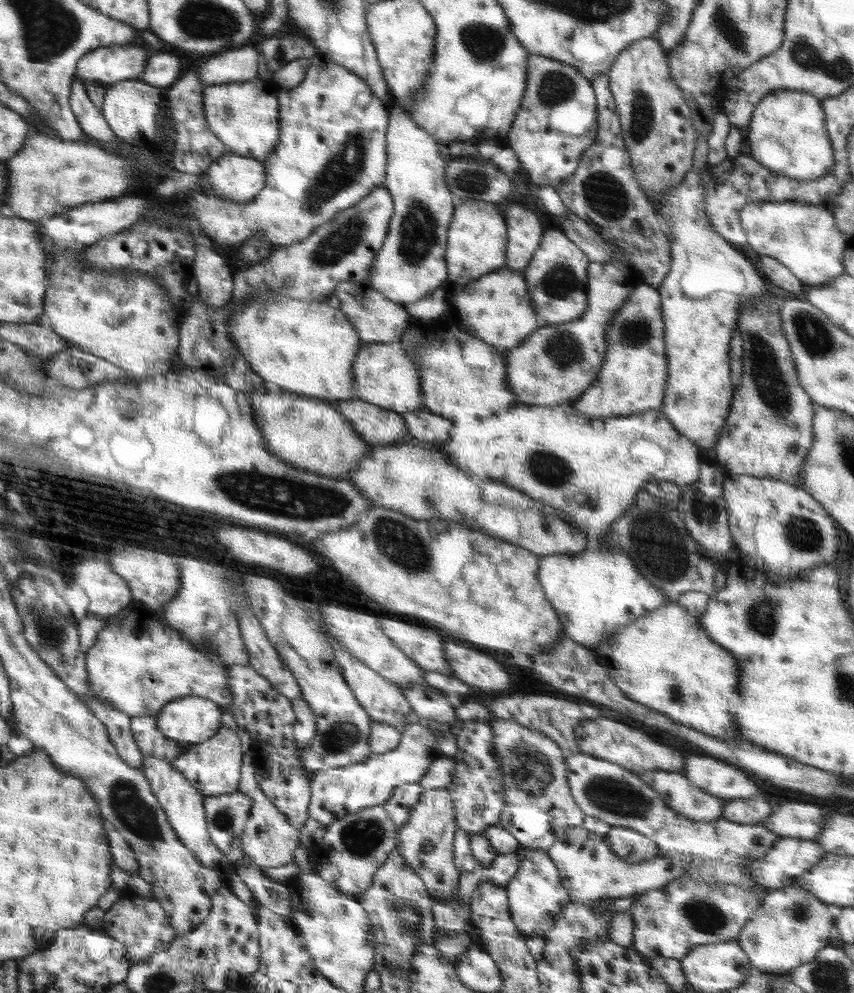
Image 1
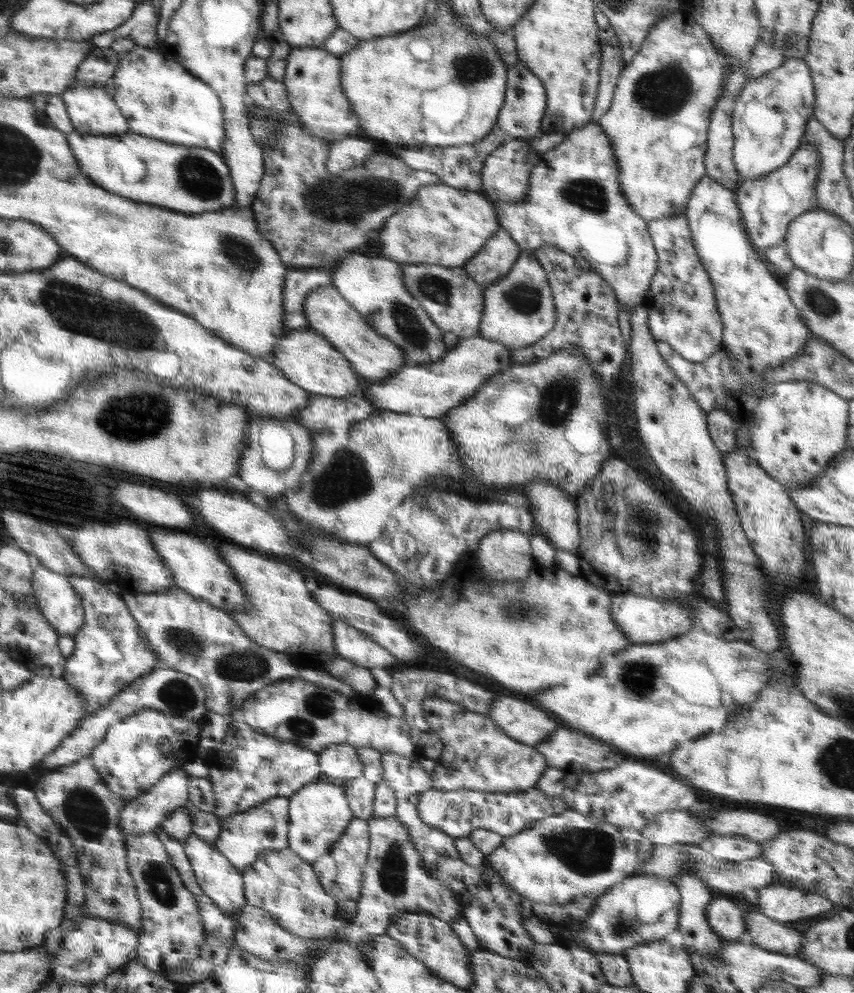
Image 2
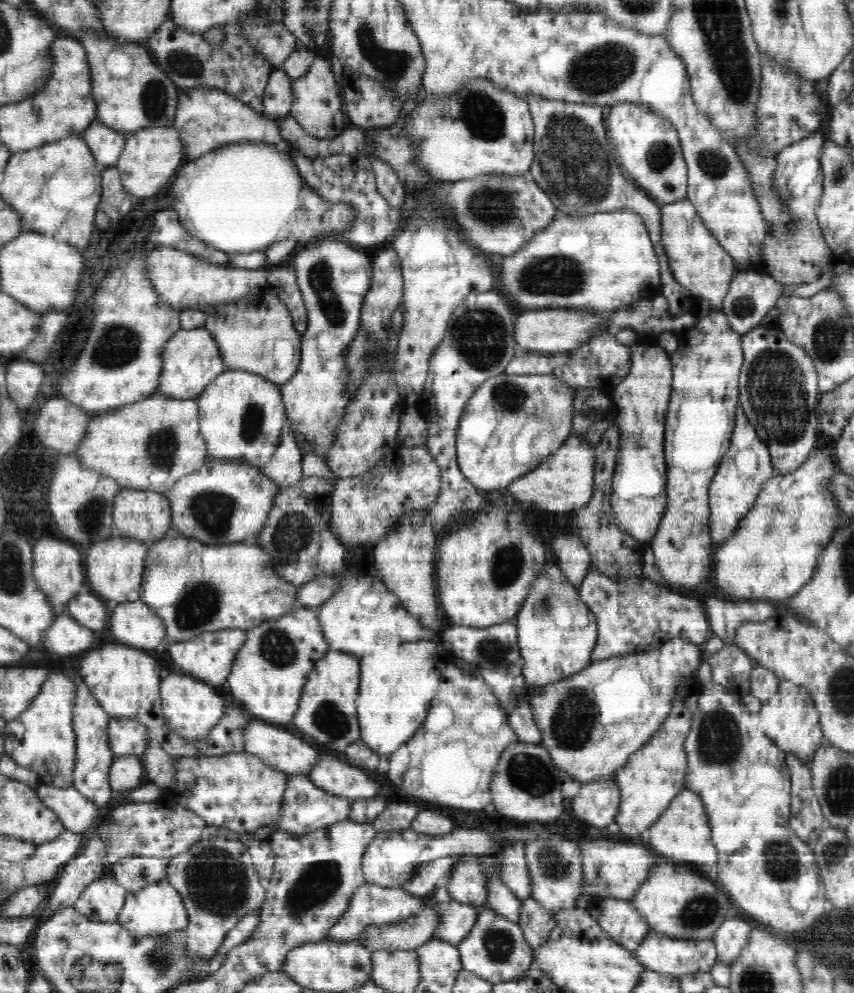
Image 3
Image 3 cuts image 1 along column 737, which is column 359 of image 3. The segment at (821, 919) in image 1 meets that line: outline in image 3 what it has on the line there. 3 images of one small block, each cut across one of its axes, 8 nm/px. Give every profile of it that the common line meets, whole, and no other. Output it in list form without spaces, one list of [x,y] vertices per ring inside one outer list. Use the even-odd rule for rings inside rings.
[[[434,904],[424,908],[406,922],[370,927],[362,936],[358,936],[358,943],[370,951],[382,949],[410,950],[423,946],[433,939],[438,924],[440,924],[440,911]]]

